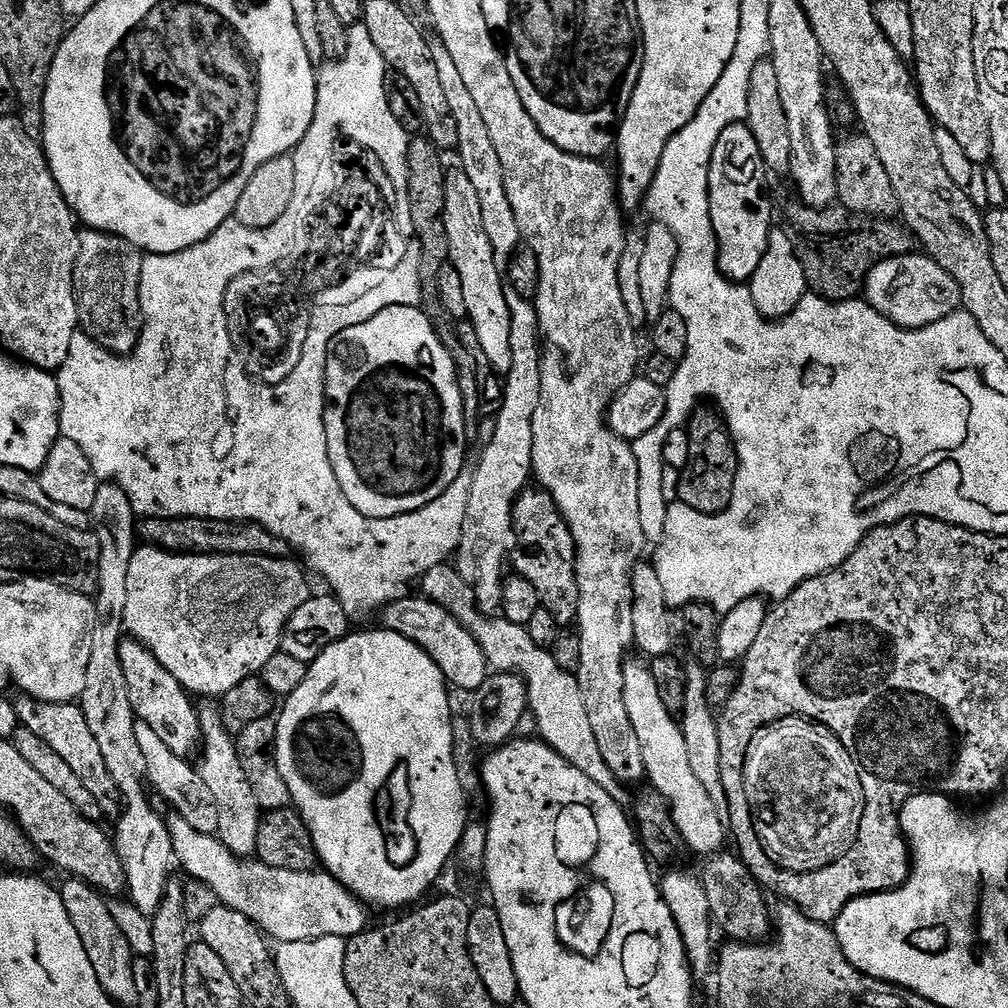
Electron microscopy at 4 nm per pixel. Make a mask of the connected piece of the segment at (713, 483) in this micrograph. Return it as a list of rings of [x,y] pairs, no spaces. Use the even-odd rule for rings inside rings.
[[[715,407],[697,408],[686,427],[690,438],[690,458],[686,466],[680,469],[679,503],[690,510],[701,512],[703,516],[716,516],[727,510],[734,494],[734,482],[740,469],[736,444],[728,432],[724,417]]]

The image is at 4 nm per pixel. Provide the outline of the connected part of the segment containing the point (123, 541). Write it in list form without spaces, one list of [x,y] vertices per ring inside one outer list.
[[[115,482],[101,483],[98,494],[94,494],[94,506],[90,515],[100,543],[100,561],[94,597],[94,638],[90,638],[90,663],[86,665],[86,690],[82,690],[78,703],[86,714],[86,723],[89,724],[98,747],[102,749],[106,770],[110,770],[110,778],[114,778],[116,791],[122,801],[122,811],[115,821],[114,843],[122,862],[127,899],[138,906],[142,914],[152,917],[158,910],[173,875],[174,857],[167,819],[163,815],[160,817],[152,809],[152,800],[148,797],[148,767],[138,746],[138,721],[132,713],[126,674],[120,661],[120,642],[126,636],[126,578],[130,571],[130,558],[138,547],[138,517],[132,509],[126,490],[122,490]]]

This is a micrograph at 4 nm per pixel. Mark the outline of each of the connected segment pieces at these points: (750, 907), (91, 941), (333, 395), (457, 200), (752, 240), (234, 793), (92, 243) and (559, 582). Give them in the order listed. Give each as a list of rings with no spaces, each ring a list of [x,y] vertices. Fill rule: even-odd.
[[[721,850],[715,856],[707,857],[703,861],[704,869],[699,869],[698,872],[700,885],[706,890],[706,902],[710,902],[712,923],[719,931],[721,928],[728,935],[729,941],[763,941],[770,932],[770,908],[768,912],[768,904],[764,901],[765,893],[750,874],[750,870],[746,870],[739,855],[729,852]]]
[[[75,878],[65,879],[64,888],[59,889],[66,914],[70,914],[70,922],[74,922],[74,930],[78,930],[78,938],[82,938],[82,946],[90,962],[94,962],[94,974],[98,974],[98,982],[102,982],[102,990],[106,990],[109,998],[117,1005],[135,1005],[138,998],[138,986],[134,983],[132,962],[134,953],[130,942],[126,942],[122,930],[114,922],[114,914],[110,914],[108,900],[95,888]]]
[[[390,306],[386,310],[378,310],[374,318],[362,322],[358,326],[350,326],[338,334],[328,353],[328,365],[324,375],[324,425],[326,426],[326,446],[330,454],[330,466],[334,466],[334,474],[338,478],[338,486],[342,486],[342,494],[350,498],[350,506],[371,520],[385,520],[402,514],[410,514],[414,510],[422,510],[430,502],[434,502],[458,478],[458,474],[466,466],[464,455],[468,452],[470,441],[466,434],[462,394],[456,377],[456,363],[450,358],[446,346],[438,338],[430,318],[419,307]]]
[[[462,170],[449,171],[446,175],[446,238],[448,239],[448,259],[462,278],[462,295],[466,298],[467,319],[472,320],[476,331],[478,352],[500,371],[507,374],[512,365],[510,358],[510,306],[506,302],[506,283],[502,270],[496,265],[496,255],[486,238],[482,226],[482,209],[478,193],[470,178]]]
[[[747,123],[731,124],[722,130],[718,146],[710,162],[710,222],[714,222],[714,234],[718,250],[720,272],[733,282],[751,281],[766,254],[772,224],[772,204],[764,193],[770,173],[764,166],[762,150],[754,142],[754,134]]]
[[[201,707],[199,713],[202,747],[198,752],[198,771],[202,782],[206,782],[207,788],[210,789],[210,794],[214,794],[214,802],[218,802],[218,830],[215,835],[235,856],[255,857],[262,810],[258,806],[258,798],[254,798],[254,790],[250,790],[246,770],[242,770],[233,733],[226,730],[219,707]]]
[[[109,232],[80,233],[78,262],[74,266],[74,290],[79,327],[107,352],[131,354],[140,341],[144,315],[140,309],[140,279],[145,253]]]
[[[529,486],[525,488],[524,491],[520,493],[520,497],[516,499],[514,520],[518,525],[518,551],[514,556],[514,564],[516,560],[516,568],[514,568],[515,575],[526,578],[526,582],[530,582],[530,586],[534,586],[534,590],[538,590],[538,598],[540,599],[542,607],[548,610],[550,614],[556,616],[556,620],[560,626],[575,625],[576,615],[578,614],[578,602],[580,601],[578,598],[578,578],[576,577],[576,543],[570,534],[568,523],[564,521],[562,514],[558,510],[558,506],[554,502],[554,498],[550,498],[550,494],[539,486]]]

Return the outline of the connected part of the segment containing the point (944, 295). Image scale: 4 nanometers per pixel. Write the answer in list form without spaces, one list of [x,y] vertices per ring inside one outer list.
[[[909,254],[906,256],[895,256],[889,260],[878,262],[874,270],[864,280],[863,299],[868,301],[868,305],[878,314],[882,314],[890,322],[894,322],[900,328],[925,328],[934,322],[942,322],[950,314],[961,311],[962,301],[960,298],[960,287],[938,262],[934,262],[927,254]]]

